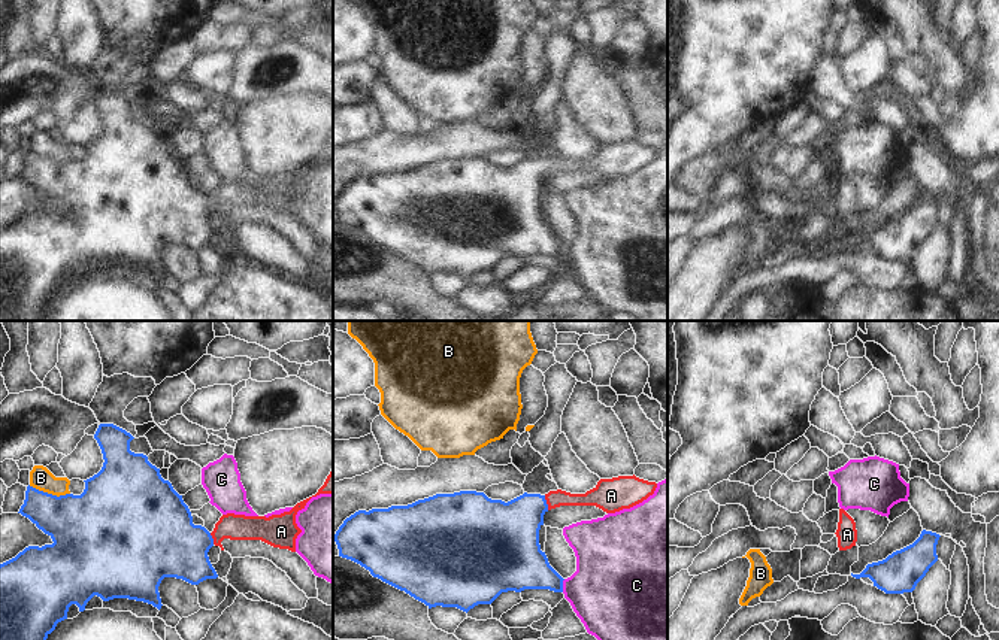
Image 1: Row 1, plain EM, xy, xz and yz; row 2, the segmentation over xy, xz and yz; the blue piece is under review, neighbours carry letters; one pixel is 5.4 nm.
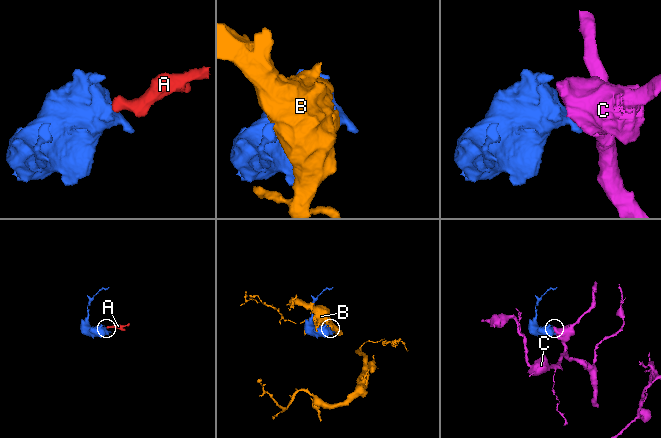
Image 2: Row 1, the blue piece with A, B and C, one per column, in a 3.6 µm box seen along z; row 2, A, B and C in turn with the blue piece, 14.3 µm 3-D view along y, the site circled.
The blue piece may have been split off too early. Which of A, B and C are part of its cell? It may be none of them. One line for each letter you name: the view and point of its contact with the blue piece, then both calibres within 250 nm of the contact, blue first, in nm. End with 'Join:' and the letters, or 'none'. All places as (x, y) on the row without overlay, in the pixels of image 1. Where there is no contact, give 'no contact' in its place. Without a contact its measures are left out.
A: contact xz (545, 169); calibres 320 and 100 nm
Join: A

